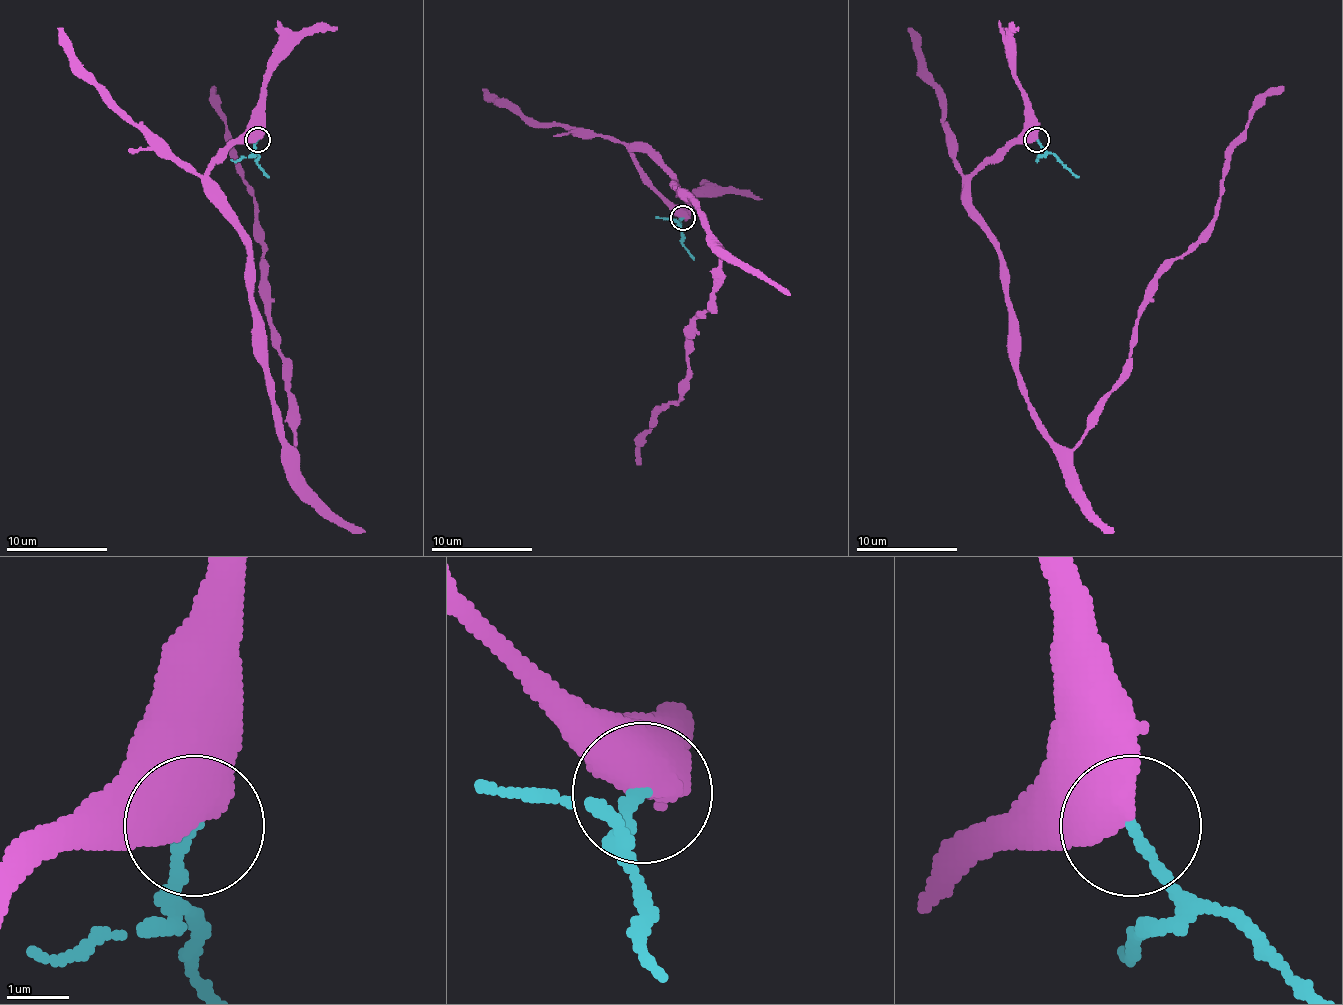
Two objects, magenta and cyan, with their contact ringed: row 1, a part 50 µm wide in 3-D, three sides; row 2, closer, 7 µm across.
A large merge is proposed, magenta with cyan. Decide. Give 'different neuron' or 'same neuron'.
different neuron

